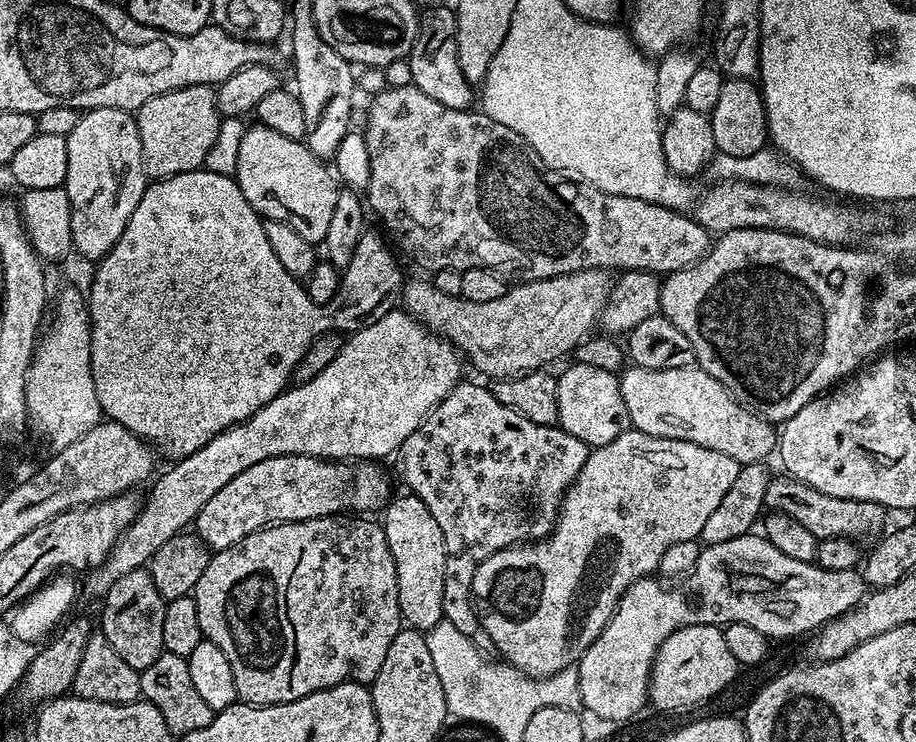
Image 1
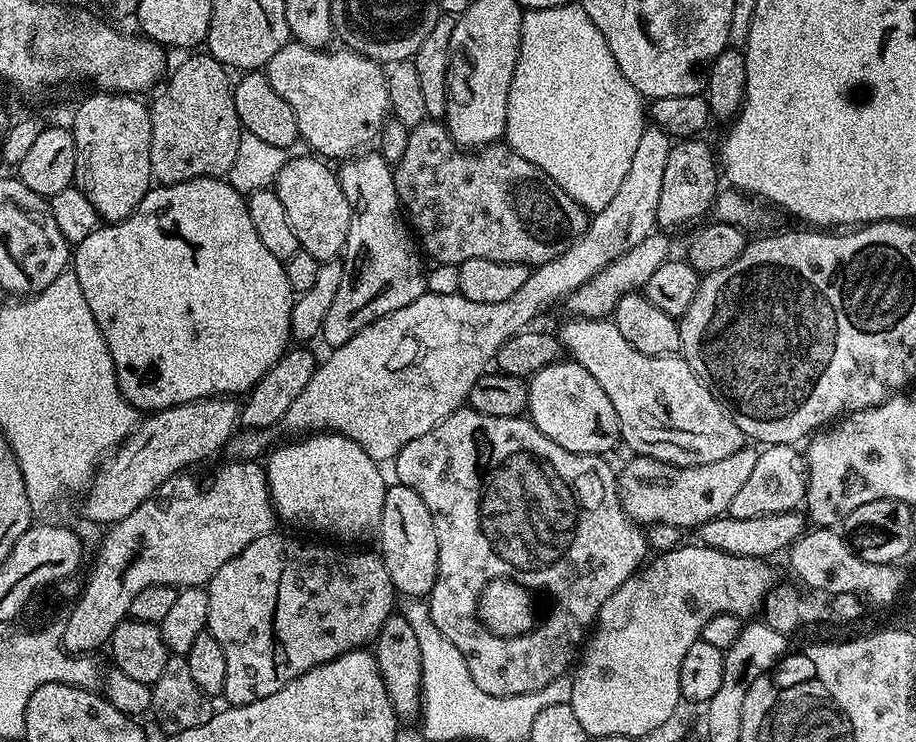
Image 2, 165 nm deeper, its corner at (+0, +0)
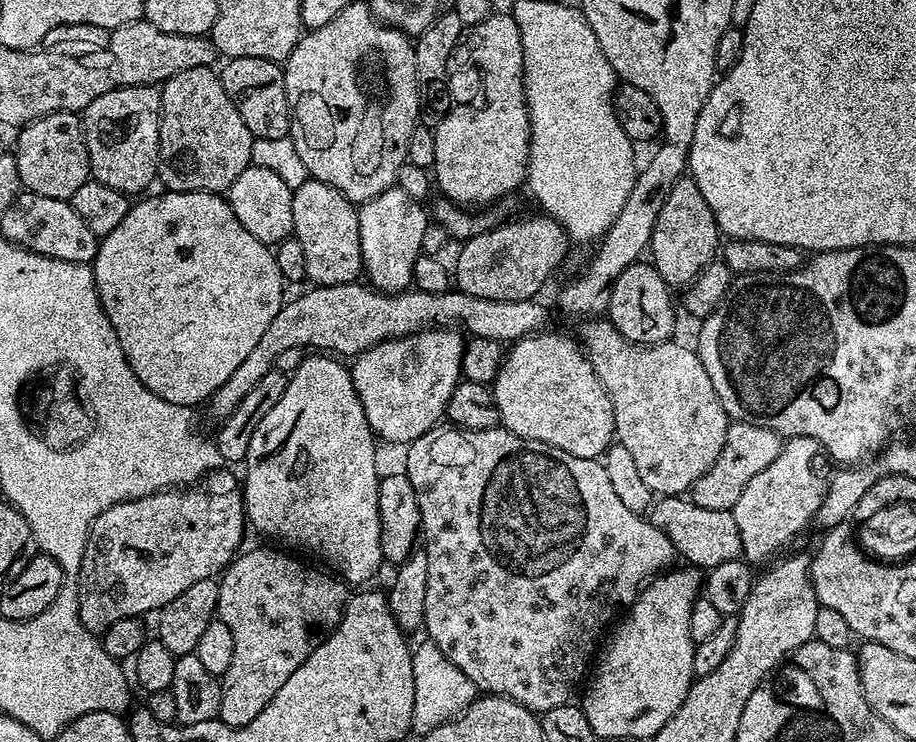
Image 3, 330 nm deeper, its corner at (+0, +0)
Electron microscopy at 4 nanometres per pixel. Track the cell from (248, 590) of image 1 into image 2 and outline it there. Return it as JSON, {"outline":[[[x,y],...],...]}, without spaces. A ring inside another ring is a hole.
{"outline":[[[276,535],[259,536],[250,542],[242,554],[234,554],[206,585],[210,598],[206,631],[218,638],[218,646],[226,654],[226,686],[222,696],[232,706],[270,698],[270,694],[278,694],[282,686],[314,666],[371,645],[386,618],[393,615],[392,603],[398,600],[384,559],[375,551],[339,552],[324,544],[307,544],[292,536]]]}

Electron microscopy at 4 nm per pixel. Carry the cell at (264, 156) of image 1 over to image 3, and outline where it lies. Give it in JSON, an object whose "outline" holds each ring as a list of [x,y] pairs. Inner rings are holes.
{"outline":[[[308,179],[292,193],[294,238],[302,242],[306,258],[306,277],[316,286],[355,284],[364,270],[364,251],[360,241],[358,208],[338,190],[321,180]]]}

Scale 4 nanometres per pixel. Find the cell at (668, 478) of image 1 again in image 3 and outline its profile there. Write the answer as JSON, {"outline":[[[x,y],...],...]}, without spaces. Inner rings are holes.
{"outline":[[[729,423],[722,454],[718,454],[712,469],[692,484],[691,500],[698,506],[706,506],[706,510],[731,510],[734,502],[738,502],[742,495],[742,490],[746,490],[750,478],[766,470],[766,466],[770,466],[770,462],[778,458],[781,443],[782,437],[778,433],[766,430],[762,426]]]}

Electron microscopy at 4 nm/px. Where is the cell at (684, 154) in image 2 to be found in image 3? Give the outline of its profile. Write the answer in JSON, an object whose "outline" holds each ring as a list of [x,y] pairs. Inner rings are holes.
{"outline":[[[681,178],[666,197],[666,203],[658,214],[658,222],[654,222],[650,262],[668,285],[680,290],[691,284],[706,265],[717,259],[721,244],[720,227],[716,225],[710,206],[706,206],[706,198],[702,198],[702,190],[698,190],[691,178]]]}

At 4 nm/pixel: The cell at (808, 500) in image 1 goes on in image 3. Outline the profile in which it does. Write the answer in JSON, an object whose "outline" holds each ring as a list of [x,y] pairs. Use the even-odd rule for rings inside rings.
{"outline":[[[683,495],[662,496],[650,509],[652,525],[670,538],[676,555],[697,570],[722,566],[722,562],[741,559],[742,538],[738,534],[738,522],[734,522],[729,510],[706,510]]]}

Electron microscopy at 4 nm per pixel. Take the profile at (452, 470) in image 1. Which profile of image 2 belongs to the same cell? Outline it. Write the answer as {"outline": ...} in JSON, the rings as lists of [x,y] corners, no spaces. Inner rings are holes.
{"outline":[[[470,406],[459,408],[454,414],[438,422],[434,430],[426,430],[426,434],[414,438],[414,442],[406,442],[406,446],[402,446],[402,450],[396,455],[395,479],[401,484],[410,486],[410,490],[414,490],[414,494],[418,494],[422,502],[426,502],[426,510],[430,510],[430,518],[434,518],[434,534],[438,534],[438,578],[426,597],[430,618],[434,618],[434,626],[438,626],[438,630],[442,630],[442,634],[446,634],[446,638],[450,638],[450,642],[458,646],[462,658],[466,658],[466,670],[470,670],[470,678],[474,678],[474,682],[486,694],[495,696],[534,694],[542,690],[542,686],[550,686],[554,678],[565,675],[573,667],[582,645],[587,641],[595,625],[596,616],[602,610],[602,602],[606,602],[606,598],[610,598],[610,594],[614,594],[614,590],[618,590],[618,586],[622,586],[626,578],[635,576],[645,563],[650,552],[647,535],[642,531],[641,525],[625,514],[620,501],[617,473],[614,468],[612,472],[611,466],[604,460],[607,459],[603,455],[587,456],[562,450],[558,442],[550,442],[550,438],[546,438],[542,430],[534,427],[531,419],[518,416],[491,416],[482,414]],[[492,580],[517,580],[529,590],[535,590],[537,593],[549,592],[552,595],[552,616],[546,617],[545,620],[543,617],[536,627],[521,636],[494,634],[480,621],[478,615],[482,590]]]}

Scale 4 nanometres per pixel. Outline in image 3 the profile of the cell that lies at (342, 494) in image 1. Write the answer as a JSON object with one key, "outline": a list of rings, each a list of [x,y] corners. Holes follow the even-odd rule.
{"outline":[[[209,472],[191,486],[169,488],[155,492],[146,498],[127,500],[110,506],[92,523],[88,532],[86,550],[82,554],[78,606],[82,626],[93,634],[103,634],[118,618],[143,617],[144,612],[155,613],[165,608],[182,590],[194,586],[194,582],[219,577],[236,559],[244,540],[246,517],[244,514],[244,490],[241,481],[232,472]]]}

